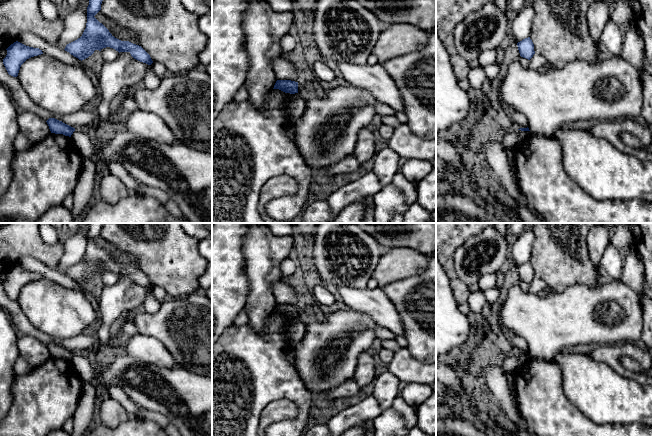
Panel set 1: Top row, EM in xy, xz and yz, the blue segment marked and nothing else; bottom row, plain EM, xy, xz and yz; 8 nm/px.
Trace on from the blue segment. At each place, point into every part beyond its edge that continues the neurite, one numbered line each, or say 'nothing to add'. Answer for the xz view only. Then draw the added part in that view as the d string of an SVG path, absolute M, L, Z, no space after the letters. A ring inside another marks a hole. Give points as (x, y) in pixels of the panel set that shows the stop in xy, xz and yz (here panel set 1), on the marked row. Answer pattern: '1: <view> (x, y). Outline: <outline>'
nothing to add

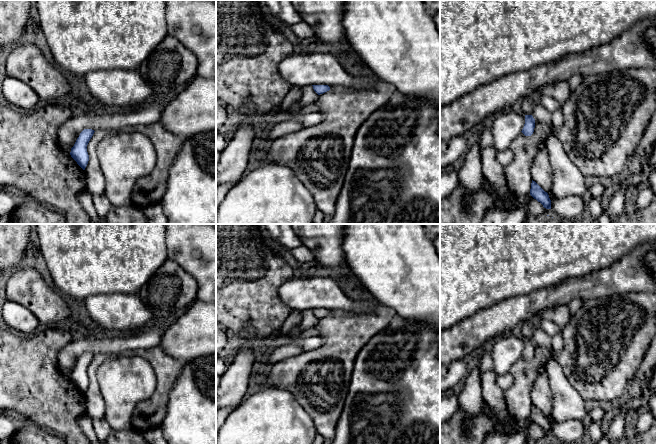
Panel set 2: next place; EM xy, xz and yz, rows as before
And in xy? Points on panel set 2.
nothing to add

